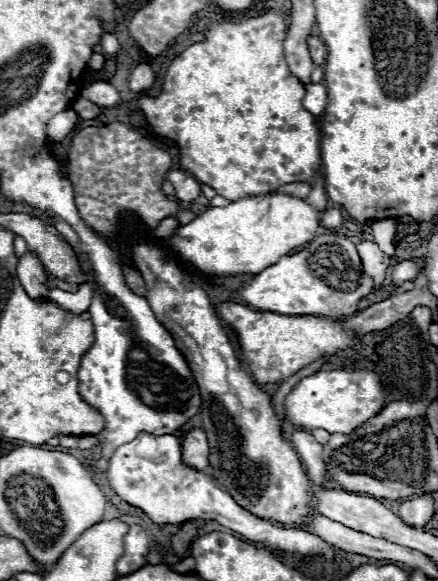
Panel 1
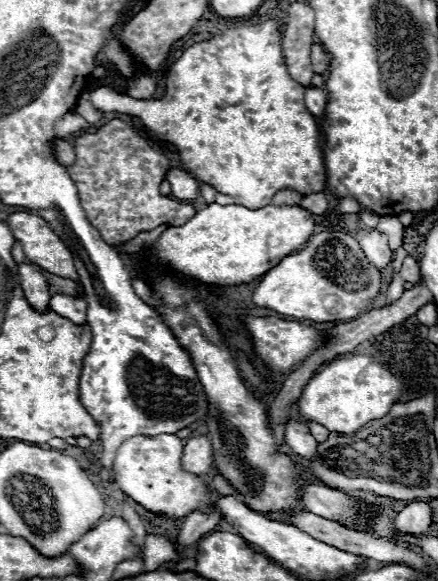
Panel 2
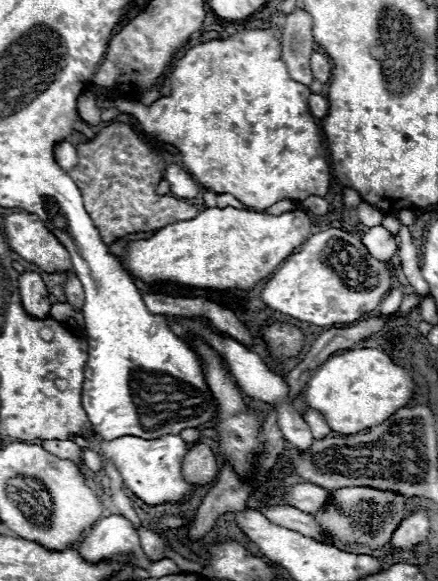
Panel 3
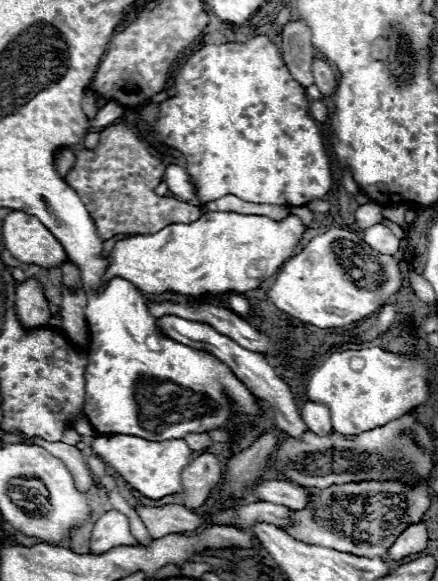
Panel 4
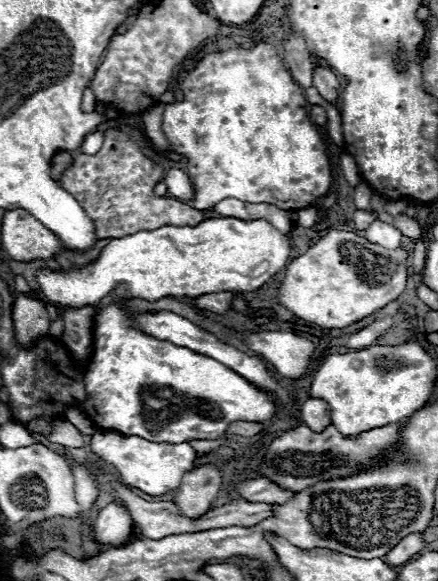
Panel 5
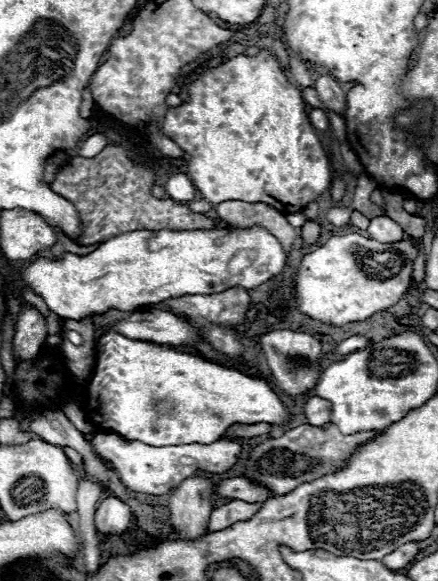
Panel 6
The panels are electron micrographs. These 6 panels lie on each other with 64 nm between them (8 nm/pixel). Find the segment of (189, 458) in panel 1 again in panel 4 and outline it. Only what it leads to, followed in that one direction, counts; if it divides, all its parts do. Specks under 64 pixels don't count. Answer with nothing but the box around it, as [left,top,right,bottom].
[182,450,222,508]

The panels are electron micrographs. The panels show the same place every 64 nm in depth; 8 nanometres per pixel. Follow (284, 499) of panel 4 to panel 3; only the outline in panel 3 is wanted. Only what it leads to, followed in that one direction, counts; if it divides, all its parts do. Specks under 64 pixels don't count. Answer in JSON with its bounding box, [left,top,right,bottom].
[282,484,330,514]

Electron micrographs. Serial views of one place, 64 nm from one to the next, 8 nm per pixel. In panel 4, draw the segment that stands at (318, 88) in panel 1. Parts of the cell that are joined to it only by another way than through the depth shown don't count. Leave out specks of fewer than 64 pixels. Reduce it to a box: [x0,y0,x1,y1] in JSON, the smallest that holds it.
[310,100,328,122]

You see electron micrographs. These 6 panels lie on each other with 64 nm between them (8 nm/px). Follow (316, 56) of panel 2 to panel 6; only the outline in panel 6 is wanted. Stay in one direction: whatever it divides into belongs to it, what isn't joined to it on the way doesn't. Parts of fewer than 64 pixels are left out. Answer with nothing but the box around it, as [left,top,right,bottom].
[314,74,346,116]

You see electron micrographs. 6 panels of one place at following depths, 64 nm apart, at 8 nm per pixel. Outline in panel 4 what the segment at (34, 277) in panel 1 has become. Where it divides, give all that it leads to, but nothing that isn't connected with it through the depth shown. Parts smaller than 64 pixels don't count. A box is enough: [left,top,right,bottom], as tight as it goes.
[16,278,52,328]

